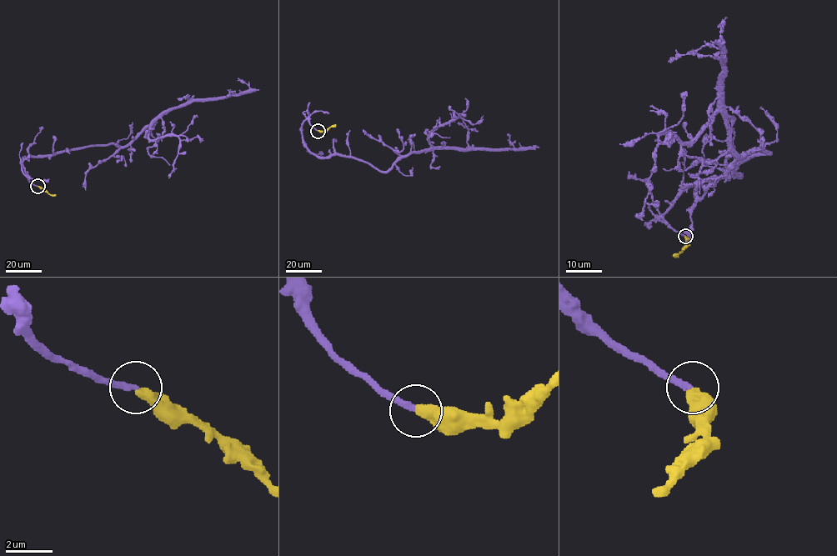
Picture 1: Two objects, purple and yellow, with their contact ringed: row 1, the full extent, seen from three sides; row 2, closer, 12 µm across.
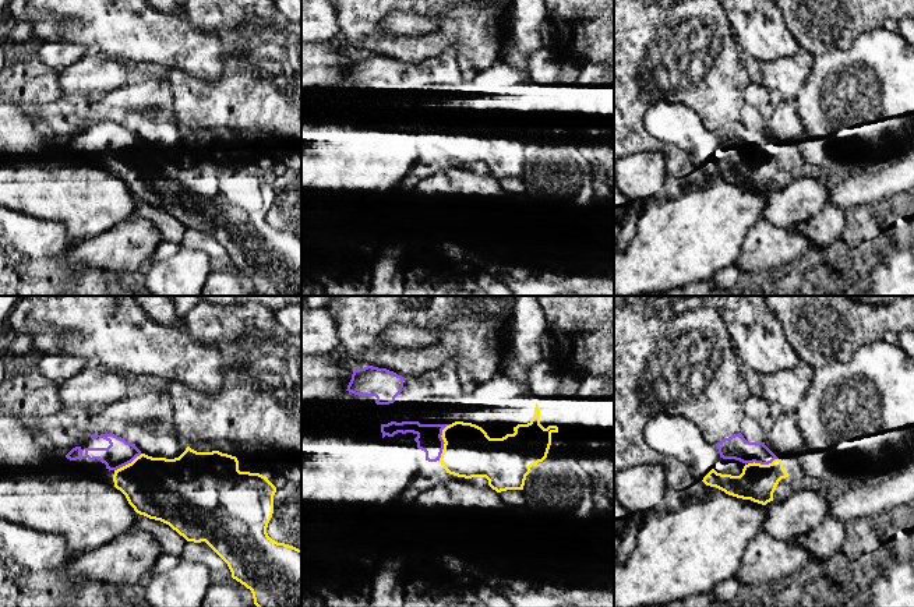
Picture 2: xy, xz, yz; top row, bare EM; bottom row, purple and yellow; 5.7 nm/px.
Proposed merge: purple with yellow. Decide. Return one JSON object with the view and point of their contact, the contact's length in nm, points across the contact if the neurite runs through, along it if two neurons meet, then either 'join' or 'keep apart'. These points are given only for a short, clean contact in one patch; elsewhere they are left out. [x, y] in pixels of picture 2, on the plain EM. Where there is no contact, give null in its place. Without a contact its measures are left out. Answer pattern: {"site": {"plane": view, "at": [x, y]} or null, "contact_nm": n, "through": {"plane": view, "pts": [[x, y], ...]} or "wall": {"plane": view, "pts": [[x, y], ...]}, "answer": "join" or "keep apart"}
{"site": {"plane": "xz", "at": [443, 129]}, "contact_nm": 220, "through": {"plane": "xz", "pts": [[429, 126], [443, 129], [461, 134], [468, 140]]}, "answer": "join"}

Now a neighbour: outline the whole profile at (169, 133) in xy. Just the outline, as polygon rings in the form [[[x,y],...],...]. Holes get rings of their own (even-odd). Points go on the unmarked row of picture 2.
[[[145,116],[140,123],[135,134],[152,145],[179,145],[187,135],[187,133],[174,121],[158,121],[149,116]]]

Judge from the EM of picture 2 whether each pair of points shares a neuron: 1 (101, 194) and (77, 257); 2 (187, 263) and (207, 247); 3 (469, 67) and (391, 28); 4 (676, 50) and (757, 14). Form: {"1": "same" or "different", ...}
{"1": "different", "2": "different", "3": "different", "4": "different"}

